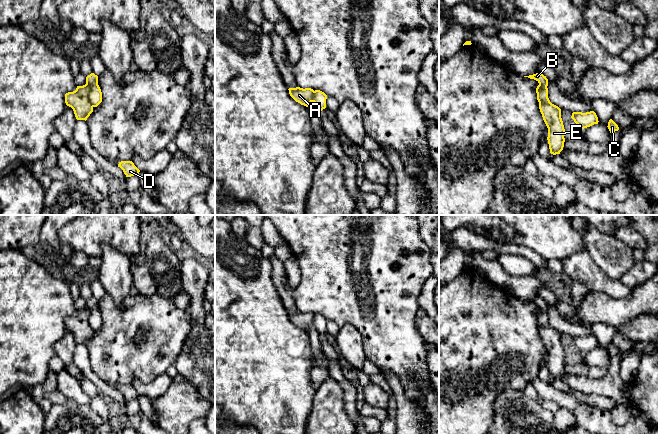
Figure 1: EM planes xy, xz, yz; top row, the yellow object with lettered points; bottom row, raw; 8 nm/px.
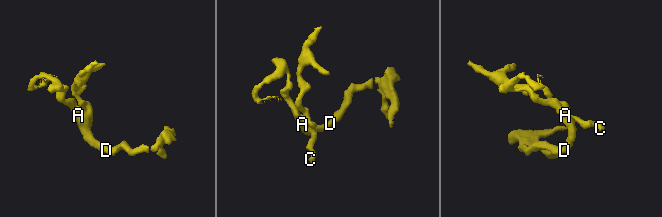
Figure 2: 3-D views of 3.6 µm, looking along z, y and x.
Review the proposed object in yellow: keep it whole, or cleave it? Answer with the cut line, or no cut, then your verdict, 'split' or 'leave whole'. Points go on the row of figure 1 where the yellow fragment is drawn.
cut in xy along (86, 82), (91, 89), (88, 100), (93, 106); split

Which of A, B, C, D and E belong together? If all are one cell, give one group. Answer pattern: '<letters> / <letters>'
A D E / B C

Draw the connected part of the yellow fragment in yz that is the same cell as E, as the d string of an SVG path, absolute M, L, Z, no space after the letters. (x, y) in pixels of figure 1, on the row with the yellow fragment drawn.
M539 103L539 109L548 128L550 153L560 154L565 142L565 129L561 118L561 109L552 103Z

